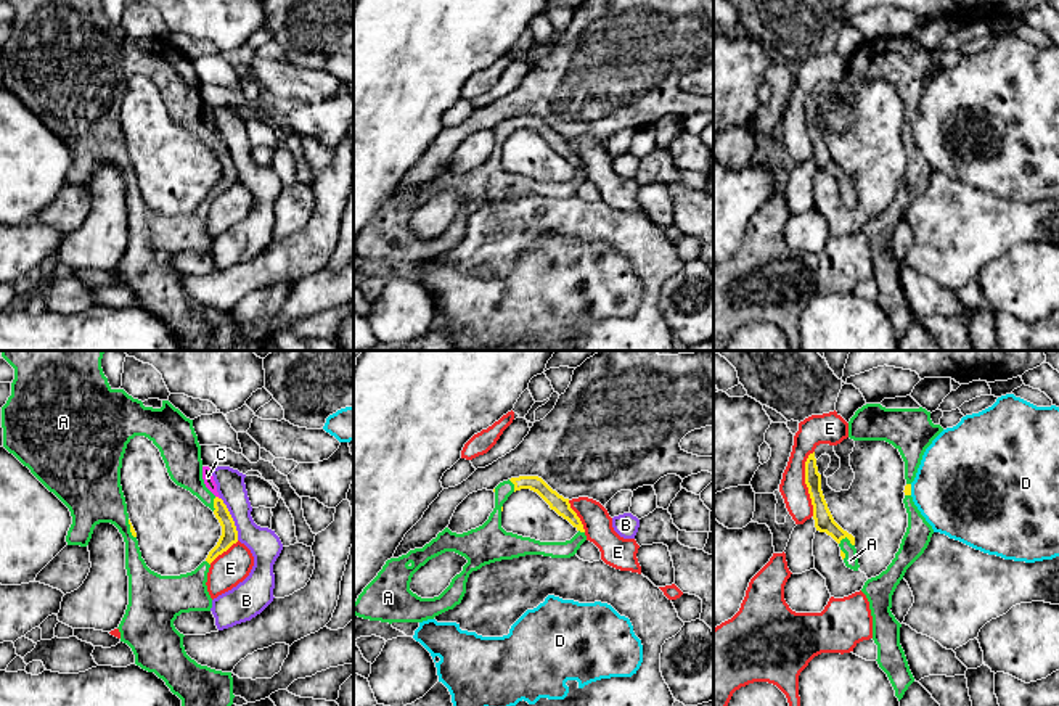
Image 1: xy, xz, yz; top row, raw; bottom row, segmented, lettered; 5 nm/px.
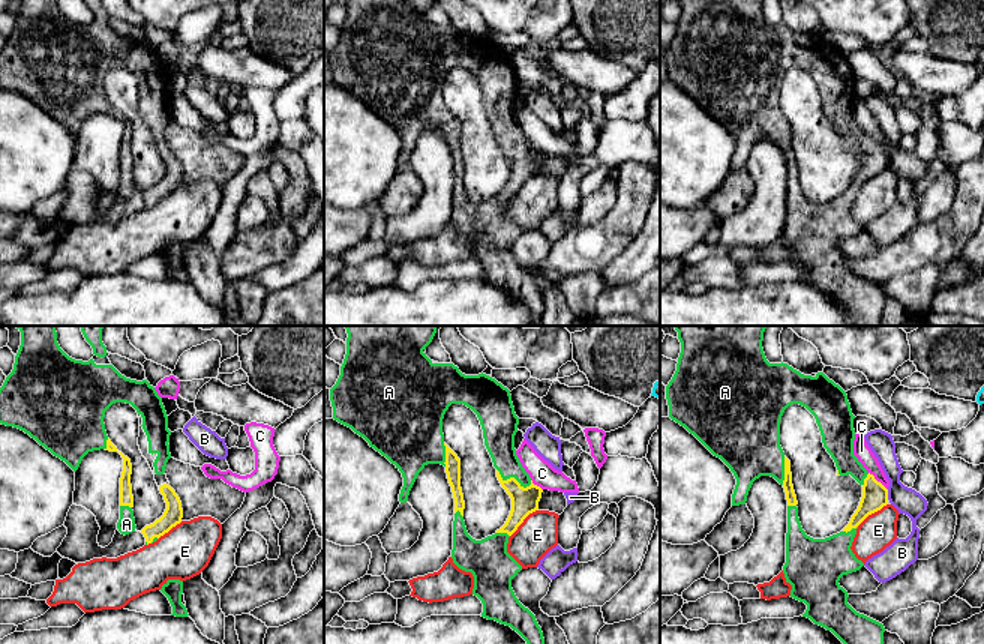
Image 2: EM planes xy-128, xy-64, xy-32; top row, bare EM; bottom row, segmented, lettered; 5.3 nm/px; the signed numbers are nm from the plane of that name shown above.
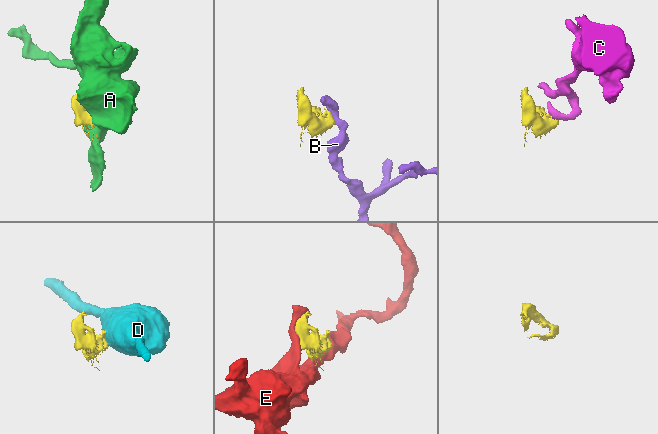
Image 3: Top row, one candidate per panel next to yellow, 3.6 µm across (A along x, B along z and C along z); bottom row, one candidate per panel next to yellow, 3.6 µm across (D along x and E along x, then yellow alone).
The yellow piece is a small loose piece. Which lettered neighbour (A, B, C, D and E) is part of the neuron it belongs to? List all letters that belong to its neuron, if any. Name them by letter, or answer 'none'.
A

